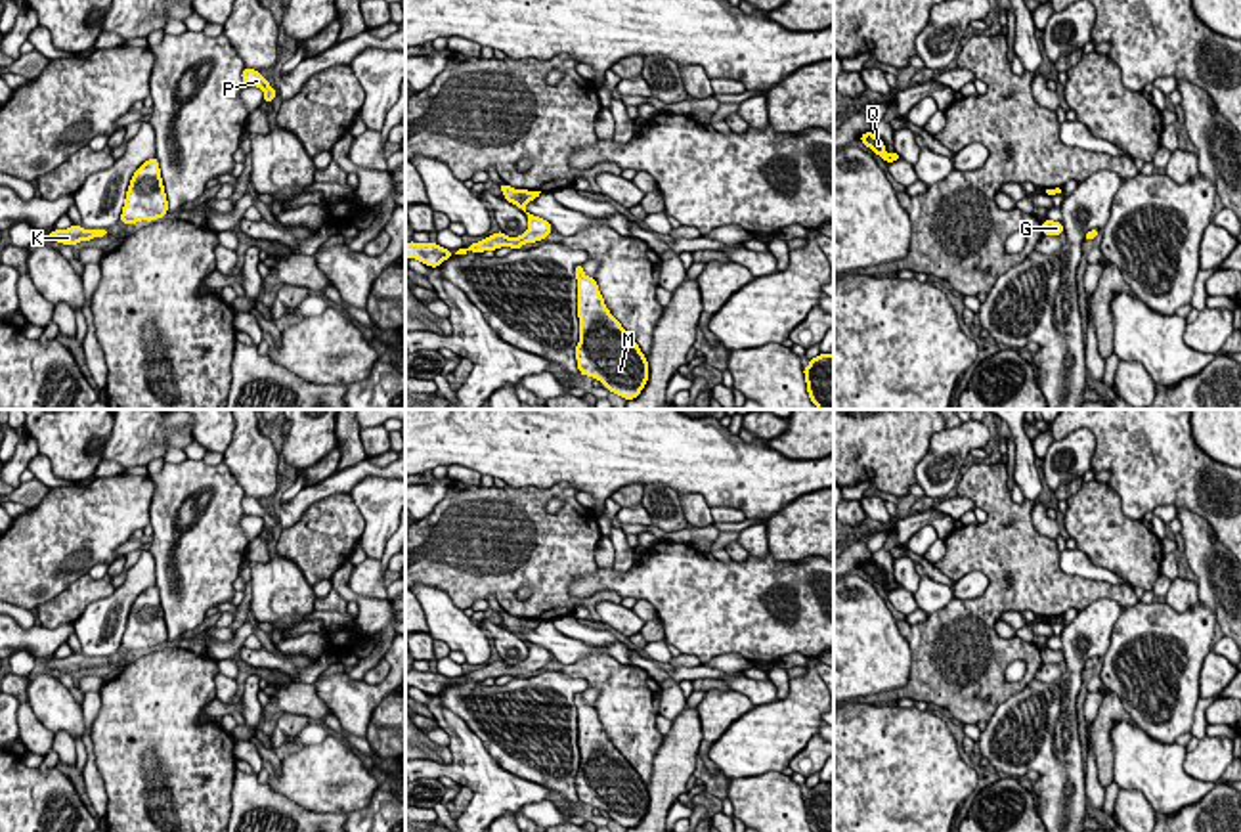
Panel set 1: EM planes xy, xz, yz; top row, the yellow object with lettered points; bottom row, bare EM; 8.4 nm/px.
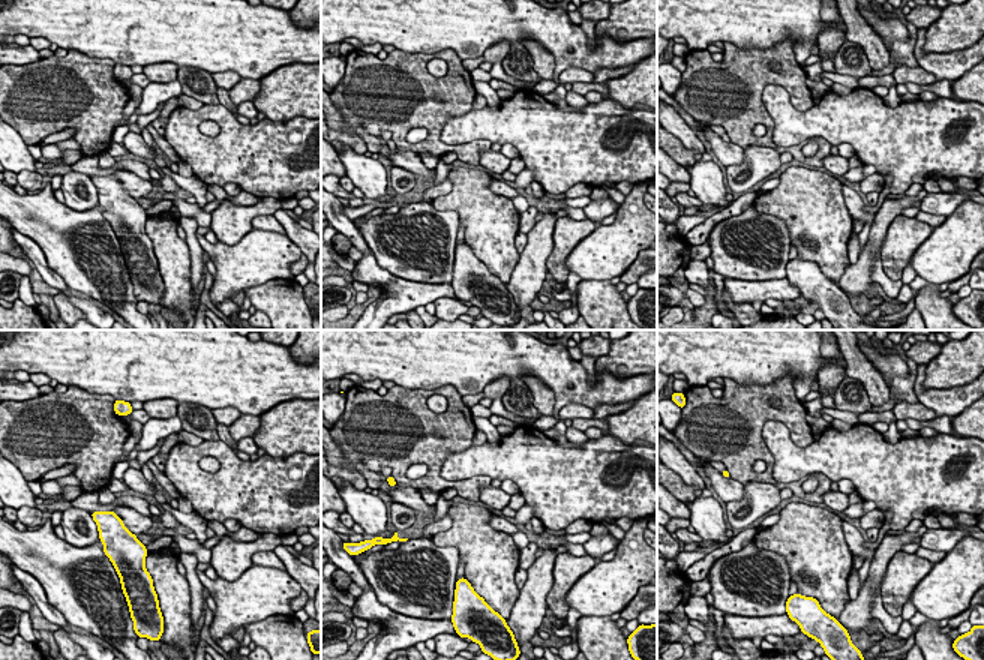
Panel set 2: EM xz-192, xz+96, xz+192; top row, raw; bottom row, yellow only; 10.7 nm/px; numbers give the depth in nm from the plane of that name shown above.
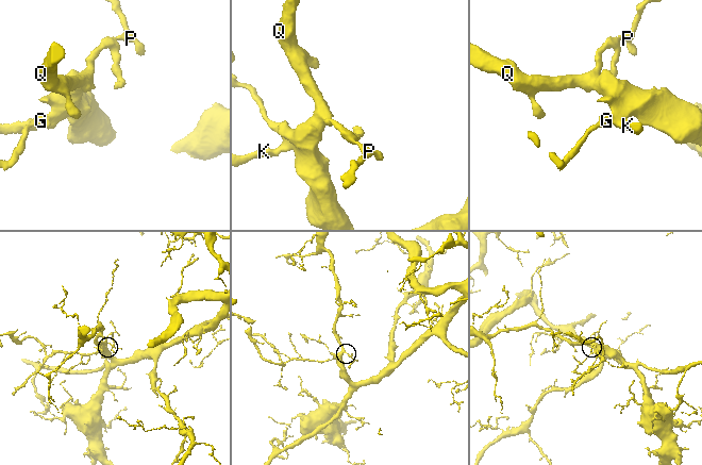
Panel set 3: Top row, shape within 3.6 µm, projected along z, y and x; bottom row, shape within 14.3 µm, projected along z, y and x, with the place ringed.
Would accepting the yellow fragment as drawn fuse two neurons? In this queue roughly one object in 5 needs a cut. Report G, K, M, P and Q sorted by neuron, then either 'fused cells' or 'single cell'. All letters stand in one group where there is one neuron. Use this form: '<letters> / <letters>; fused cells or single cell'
G K M P Q; single cell

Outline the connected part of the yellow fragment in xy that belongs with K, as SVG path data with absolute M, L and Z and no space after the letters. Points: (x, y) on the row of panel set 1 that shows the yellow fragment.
M71 226L69 230L54 230L48 235L48 243L57 241L63 245L71 245L75 247L80 241L90 241L94 237L105 237L109 233L109 230L84 230L82 226Z

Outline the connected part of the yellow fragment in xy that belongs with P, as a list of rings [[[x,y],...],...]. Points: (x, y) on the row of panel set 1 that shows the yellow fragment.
[[[243,69],[241,78],[245,86],[256,86],[264,92],[264,103],[270,103],[277,92],[270,86],[270,82],[260,75],[260,71],[254,69]]]

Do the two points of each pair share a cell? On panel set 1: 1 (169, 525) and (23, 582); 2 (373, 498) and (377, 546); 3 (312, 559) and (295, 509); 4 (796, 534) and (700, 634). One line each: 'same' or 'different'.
1: different
2: same
3: different
4: different

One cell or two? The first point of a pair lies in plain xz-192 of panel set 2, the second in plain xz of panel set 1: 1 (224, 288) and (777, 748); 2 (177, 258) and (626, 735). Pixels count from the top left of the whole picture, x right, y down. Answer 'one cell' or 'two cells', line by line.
1: one cell
2: one cell

